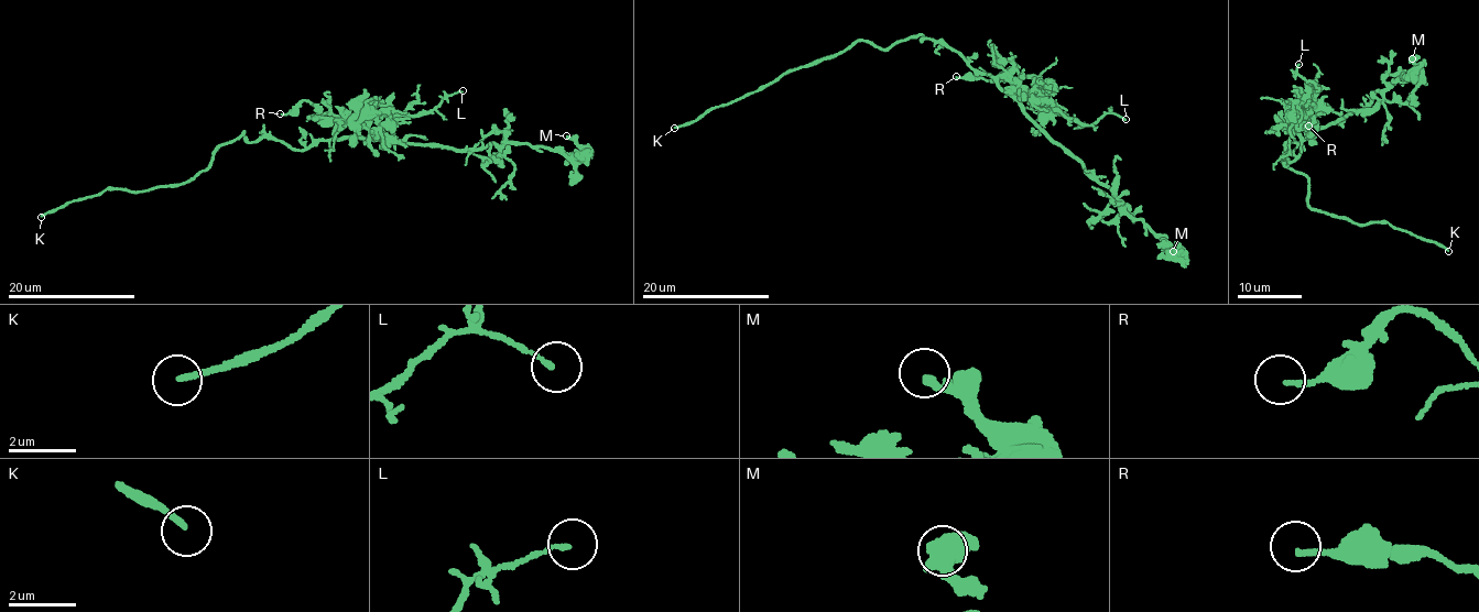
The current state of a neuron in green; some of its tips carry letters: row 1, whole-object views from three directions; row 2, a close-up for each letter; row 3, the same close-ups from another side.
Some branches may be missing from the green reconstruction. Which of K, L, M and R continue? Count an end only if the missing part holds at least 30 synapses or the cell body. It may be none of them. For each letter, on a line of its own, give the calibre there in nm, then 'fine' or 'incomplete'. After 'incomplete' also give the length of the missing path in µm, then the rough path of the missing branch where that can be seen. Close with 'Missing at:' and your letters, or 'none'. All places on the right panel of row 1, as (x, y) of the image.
K: 170 nm thick; incomplete; about 15 µm are missing
L: 120 nm thick; fine
M: 260 nm thick; fine
R: 140 nm thick; fine
Missing at: K

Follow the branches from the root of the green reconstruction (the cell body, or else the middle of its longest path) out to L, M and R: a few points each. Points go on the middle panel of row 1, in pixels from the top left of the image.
L: (954, 51), (1004, 89), (1022, 91), (1036, 105), (1083, 124), (1093, 126), (1107, 113), (1126, 119)
M: (954, 51), (975, 69), (991, 77), (1091, 176), (1115, 194), (1120, 206), (1173, 251)
R: (954, 51), (980, 73), (1006, 79), (990, 83), (956, 76)

